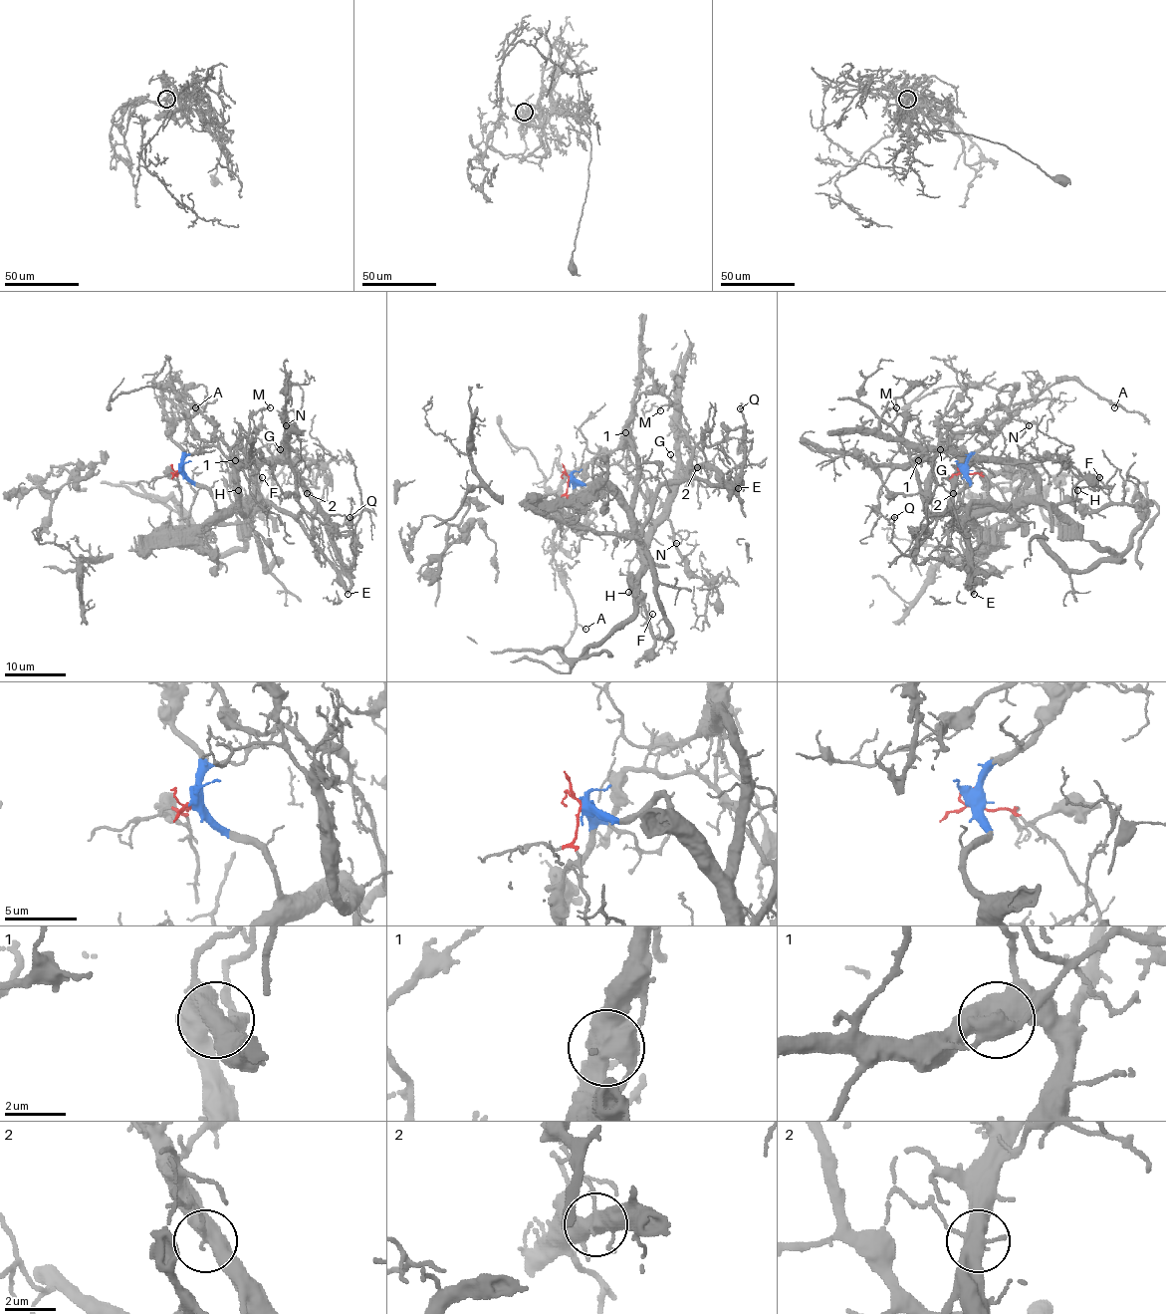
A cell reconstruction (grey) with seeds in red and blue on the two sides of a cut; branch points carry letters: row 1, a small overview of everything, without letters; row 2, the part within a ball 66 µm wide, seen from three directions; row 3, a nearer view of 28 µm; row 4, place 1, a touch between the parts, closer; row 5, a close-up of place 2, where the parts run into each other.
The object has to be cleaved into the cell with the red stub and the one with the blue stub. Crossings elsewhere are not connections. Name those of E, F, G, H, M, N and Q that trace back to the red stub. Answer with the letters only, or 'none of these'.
E

